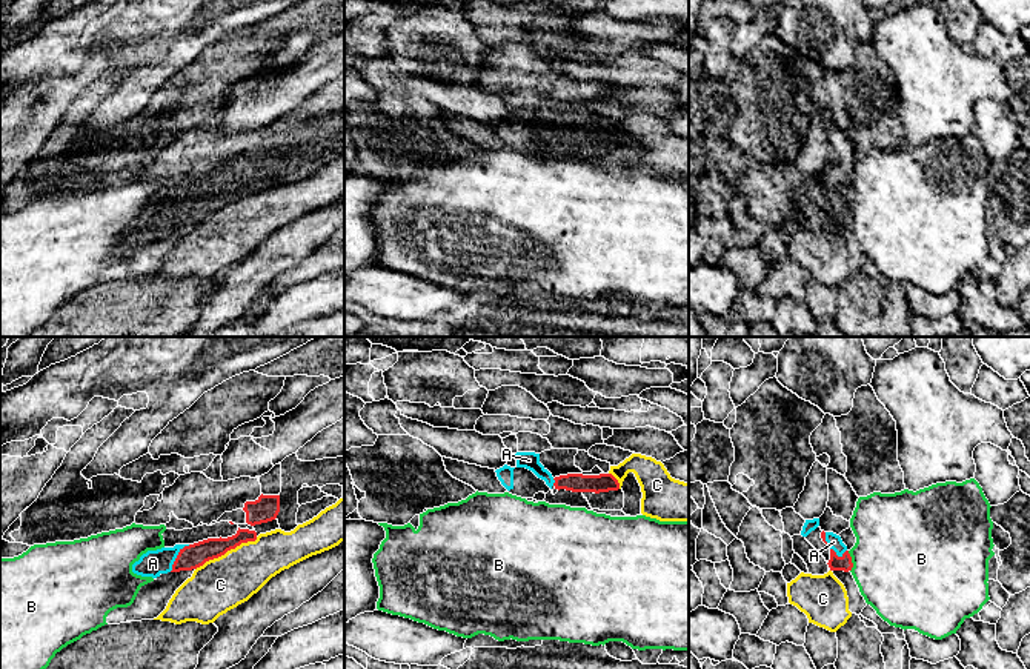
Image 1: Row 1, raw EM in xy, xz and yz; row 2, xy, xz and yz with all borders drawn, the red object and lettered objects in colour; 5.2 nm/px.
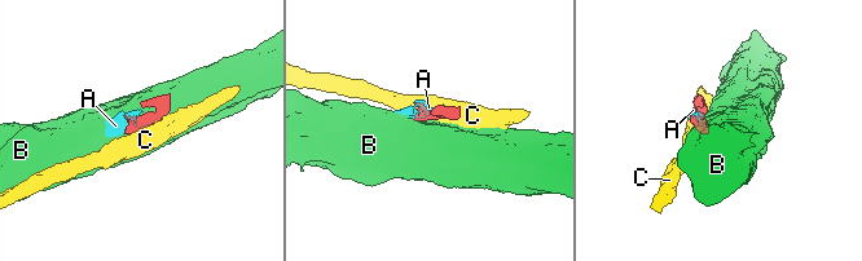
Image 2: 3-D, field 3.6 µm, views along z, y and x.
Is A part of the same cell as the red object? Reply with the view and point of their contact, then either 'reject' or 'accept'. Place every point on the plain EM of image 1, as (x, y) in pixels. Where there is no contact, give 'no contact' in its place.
xy (177, 213) | accept

